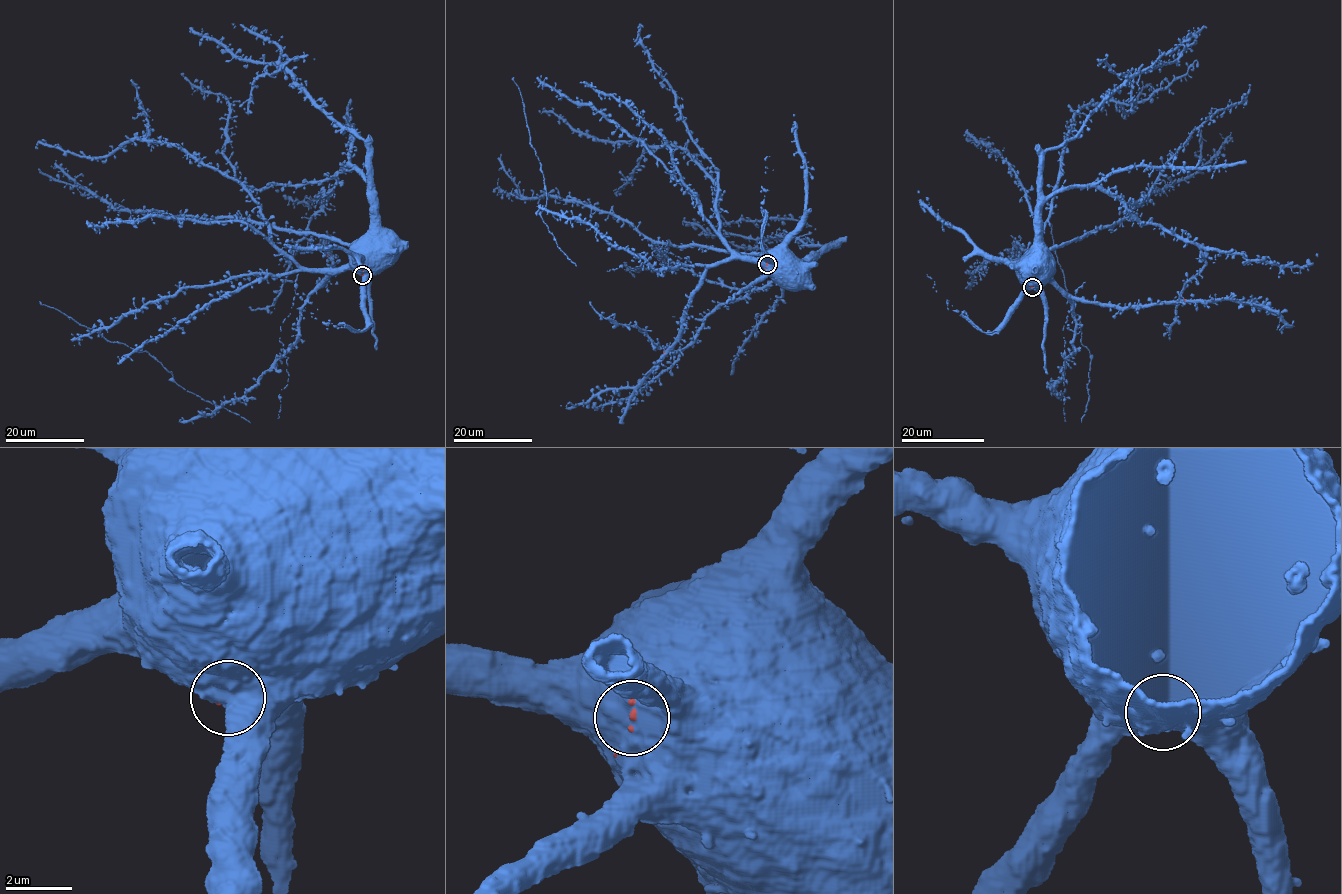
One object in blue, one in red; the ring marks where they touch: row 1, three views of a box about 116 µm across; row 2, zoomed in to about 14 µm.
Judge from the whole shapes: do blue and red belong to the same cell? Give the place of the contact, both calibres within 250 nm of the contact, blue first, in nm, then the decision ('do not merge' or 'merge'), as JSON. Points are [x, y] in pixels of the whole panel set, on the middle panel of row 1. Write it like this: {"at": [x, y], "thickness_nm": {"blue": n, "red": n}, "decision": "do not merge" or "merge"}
{"at": [767, 264], "thickness_nm": {"blue": 1050, "red": 140}, "decision": "merge"}

